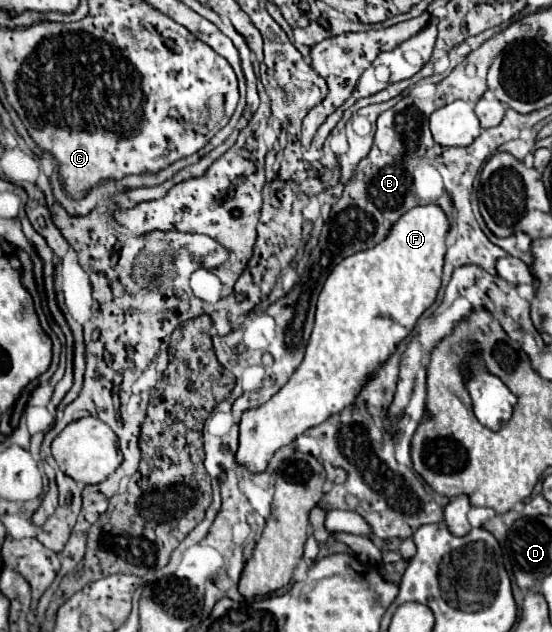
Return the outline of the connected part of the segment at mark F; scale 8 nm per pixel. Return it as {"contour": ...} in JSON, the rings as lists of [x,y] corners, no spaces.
{"contour":[[[429,203],[413,207],[397,219],[397,223],[391,227],[381,243],[377,243],[373,249],[355,253],[333,267],[317,301],[315,327],[305,351],[305,359],[295,369],[291,379],[267,403],[247,409],[241,415],[239,447],[235,451],[235,459],[239,465],[243,465],[249,473],[263,473],[275,451],[291,445],[303,431],[323,423],[335,413],[341,413],[353,403],[365,379],[387,361],[395,345],[411,333],[421,313],[435,301],[437,289],[441,287],[447,231],[449,219],[439,205]]]}

